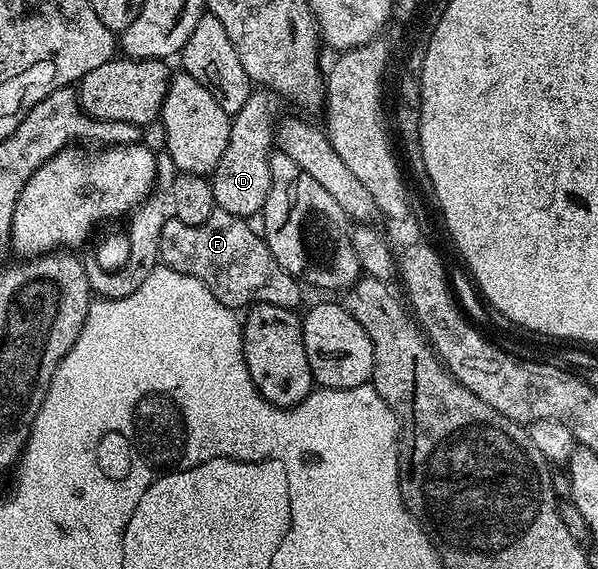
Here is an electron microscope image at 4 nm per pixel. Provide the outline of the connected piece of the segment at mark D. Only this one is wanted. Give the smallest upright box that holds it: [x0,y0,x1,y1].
[211,88,279,218]

